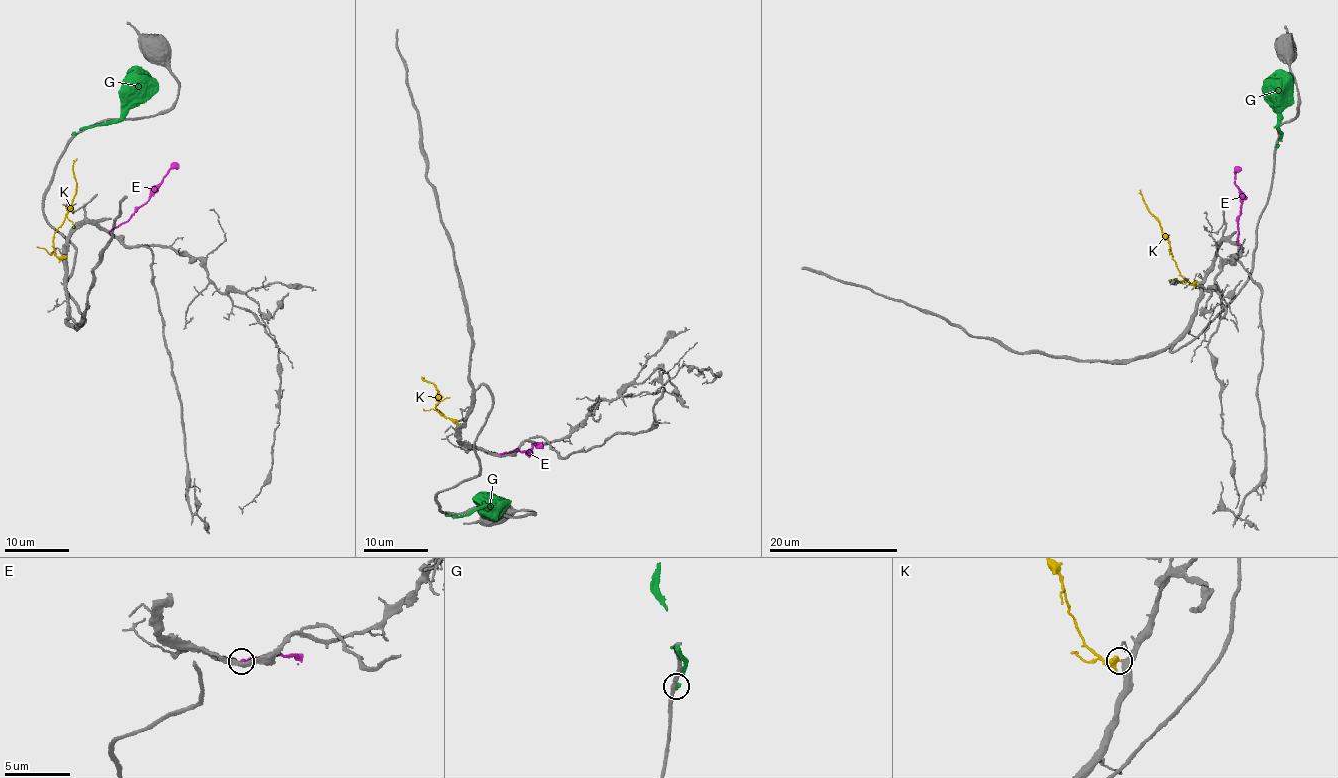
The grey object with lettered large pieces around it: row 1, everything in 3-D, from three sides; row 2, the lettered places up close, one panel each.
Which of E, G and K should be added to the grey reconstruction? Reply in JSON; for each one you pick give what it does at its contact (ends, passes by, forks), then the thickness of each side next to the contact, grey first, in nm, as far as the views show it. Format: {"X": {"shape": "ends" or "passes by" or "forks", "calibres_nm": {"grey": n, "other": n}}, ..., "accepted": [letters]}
{"K": {"shape": "ends", "calibres_nm": {"grey": 440, "other": 440}}, "accepted": ["K"]}

